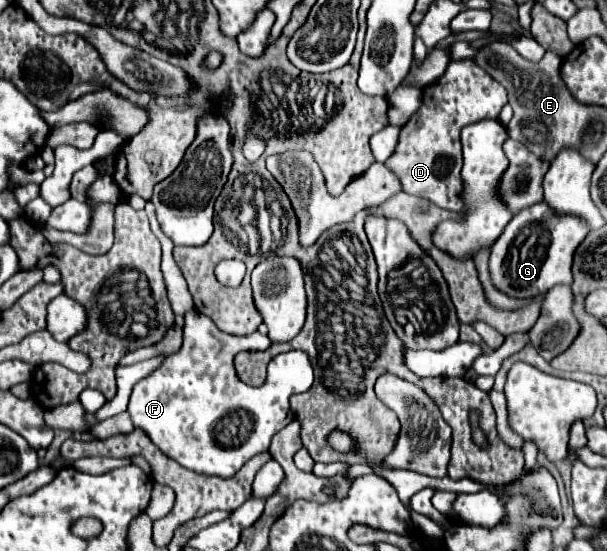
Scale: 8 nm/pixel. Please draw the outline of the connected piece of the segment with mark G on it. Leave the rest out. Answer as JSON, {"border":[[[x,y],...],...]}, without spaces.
{"border":[[[544,202],[524,208],[492,246],[488,268],[494,288],[510,298],[538,298],[556,284],[570,284],[572,254],[588,232],[584,222],[572,216],[556,216]]]}

